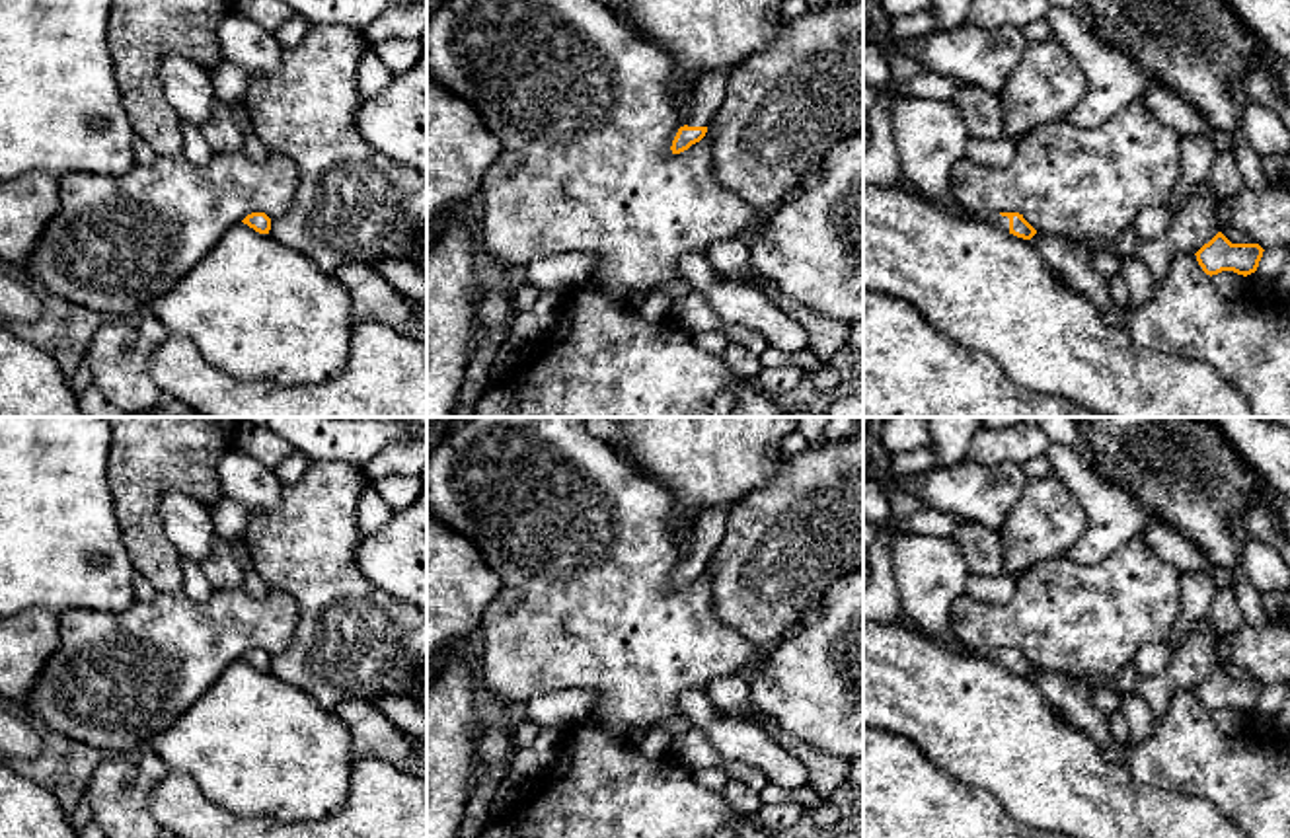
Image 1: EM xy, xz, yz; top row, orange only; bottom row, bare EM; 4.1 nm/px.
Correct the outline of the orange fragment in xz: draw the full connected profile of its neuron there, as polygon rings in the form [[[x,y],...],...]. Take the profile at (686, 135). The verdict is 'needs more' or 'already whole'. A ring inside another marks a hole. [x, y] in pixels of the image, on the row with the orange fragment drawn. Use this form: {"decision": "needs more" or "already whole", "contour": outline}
{"decision": "needs more", "contour": [[[707,72],[700,78],[698,92],[690,107],[690,117],[686,125],[678,129],[672,140],[672,154],[688,150],[692,144],[700,142],[705,136],[709,123],[725,99],[725,92],[725,72]]]}

